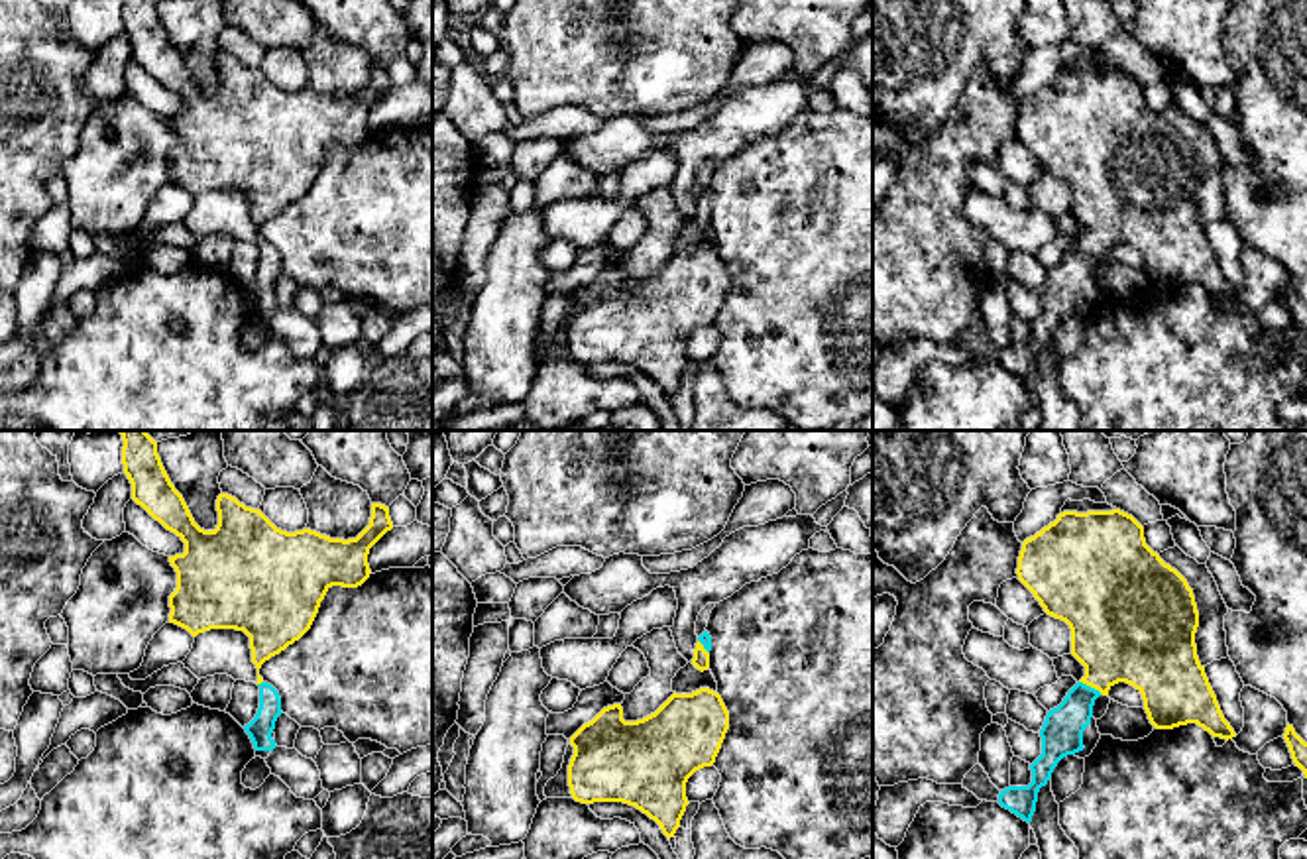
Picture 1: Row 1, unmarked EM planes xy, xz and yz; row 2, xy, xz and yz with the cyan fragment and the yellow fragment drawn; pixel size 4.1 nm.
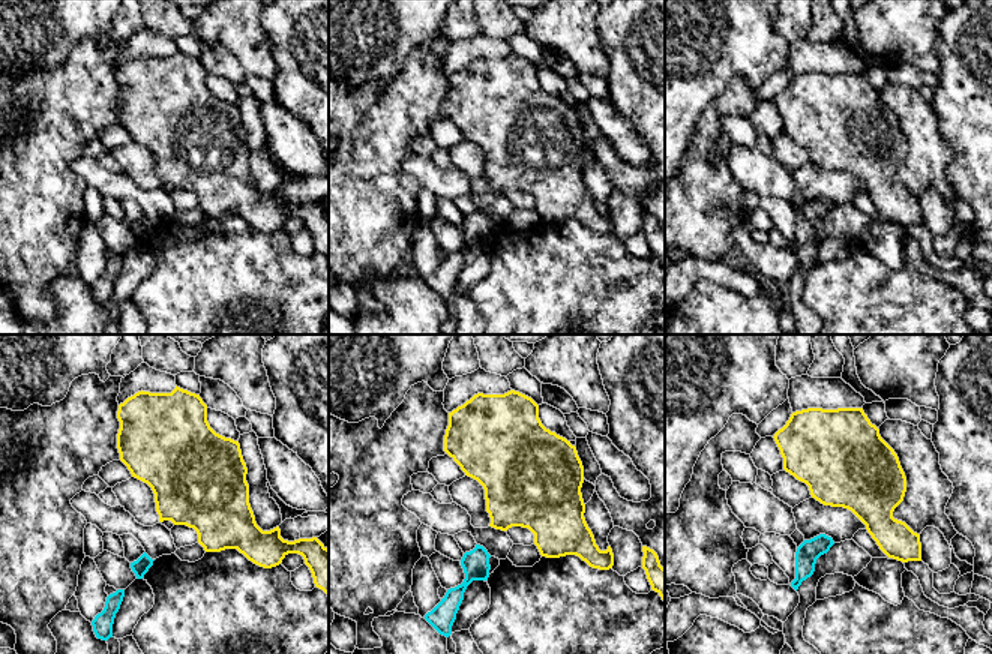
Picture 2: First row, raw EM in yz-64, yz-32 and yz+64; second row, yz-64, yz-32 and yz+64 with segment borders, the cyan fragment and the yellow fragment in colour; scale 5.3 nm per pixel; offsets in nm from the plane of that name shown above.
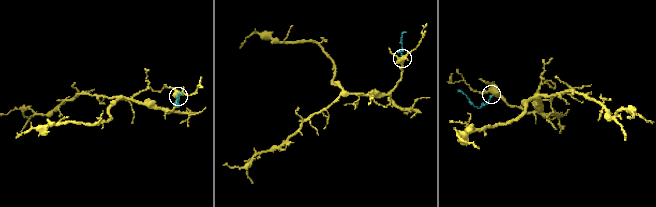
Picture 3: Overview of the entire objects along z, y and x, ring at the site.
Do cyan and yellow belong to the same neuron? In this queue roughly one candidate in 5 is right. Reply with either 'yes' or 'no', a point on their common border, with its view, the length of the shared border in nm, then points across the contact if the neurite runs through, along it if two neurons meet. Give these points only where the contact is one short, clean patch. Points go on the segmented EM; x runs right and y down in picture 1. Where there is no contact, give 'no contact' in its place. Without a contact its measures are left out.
yes; contact yz (1089, 687); length 120 nm; way yz (1062, 734), (1089, 687), (1105, 667), (1119, 633)

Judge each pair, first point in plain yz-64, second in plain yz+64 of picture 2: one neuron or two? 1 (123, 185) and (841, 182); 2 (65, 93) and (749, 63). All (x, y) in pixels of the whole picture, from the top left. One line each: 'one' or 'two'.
1: two
2: two

